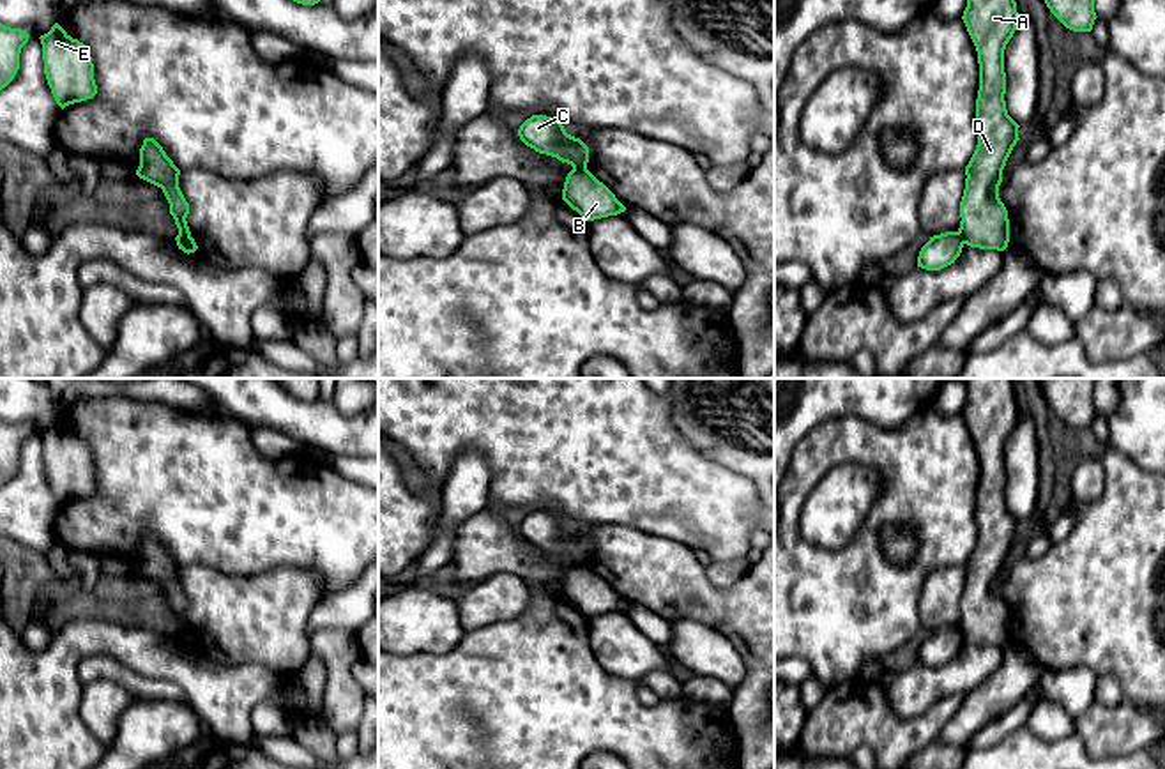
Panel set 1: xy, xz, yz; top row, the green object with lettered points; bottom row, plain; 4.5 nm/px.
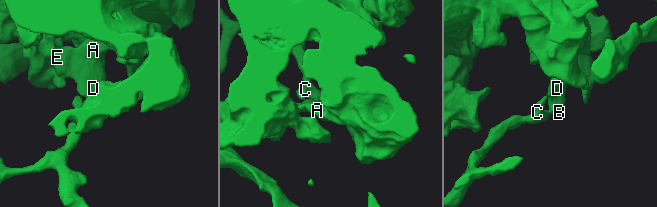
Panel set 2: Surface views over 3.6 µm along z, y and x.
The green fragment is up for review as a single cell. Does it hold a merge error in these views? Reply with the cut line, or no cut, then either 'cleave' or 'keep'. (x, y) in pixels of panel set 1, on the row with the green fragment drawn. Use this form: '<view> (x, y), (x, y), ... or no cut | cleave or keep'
xy (177, 236), (190, 237) | cleave

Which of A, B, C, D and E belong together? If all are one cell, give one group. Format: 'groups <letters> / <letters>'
groups A B D E / C

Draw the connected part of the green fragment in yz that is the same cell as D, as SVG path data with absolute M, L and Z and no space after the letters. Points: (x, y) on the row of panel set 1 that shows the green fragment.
M967 0L962 19L978 51L979 90L978 145L965 166L958 233L971 247L1004 251L1009 242L1009 219L999 186L1006 161L1020 140L1020 126L1008 115L1004 101L1004 49L1018 25L1017 2Z

